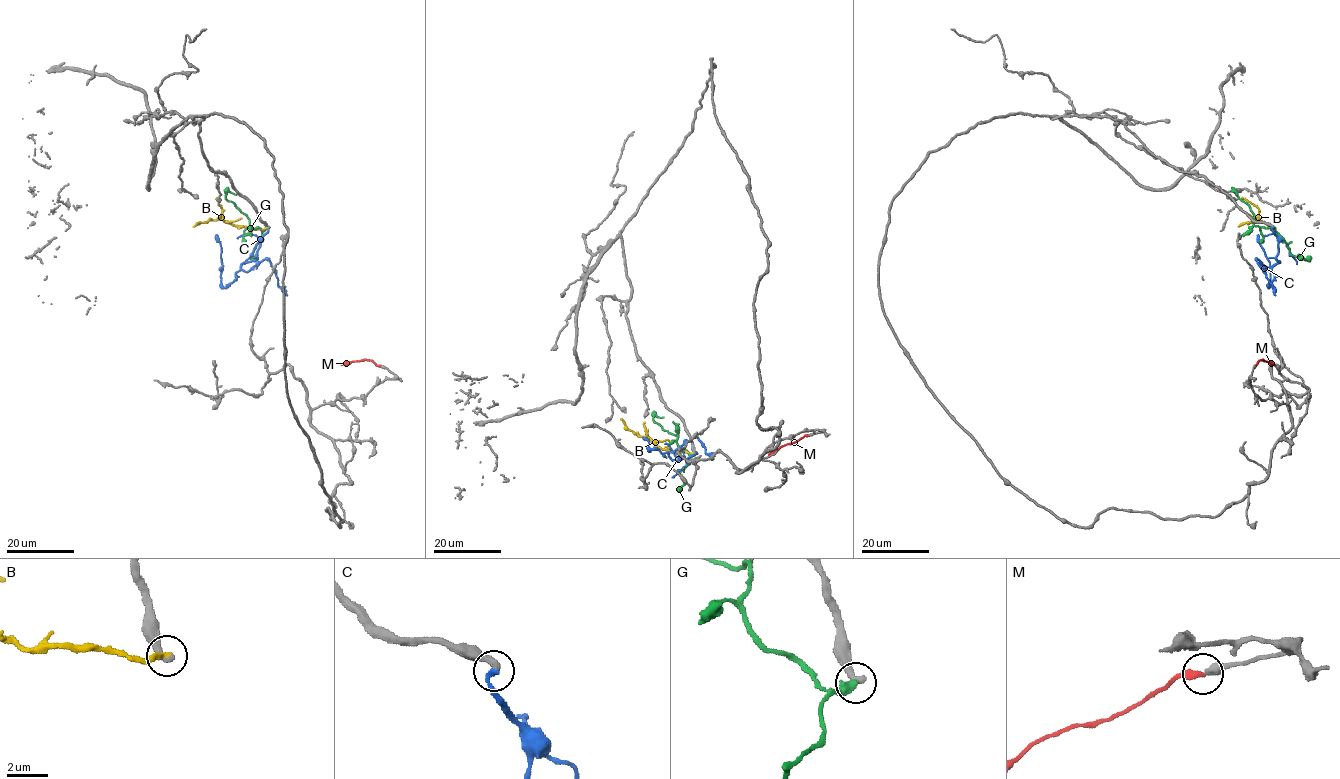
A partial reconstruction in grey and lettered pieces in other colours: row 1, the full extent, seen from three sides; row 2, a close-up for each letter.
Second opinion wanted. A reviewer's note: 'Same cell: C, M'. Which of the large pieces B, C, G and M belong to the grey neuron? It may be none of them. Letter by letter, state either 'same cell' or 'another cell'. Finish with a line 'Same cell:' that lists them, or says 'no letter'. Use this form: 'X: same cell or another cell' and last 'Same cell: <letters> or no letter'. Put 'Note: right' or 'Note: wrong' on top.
Note: right
B: another cell
C: same cell
G: another cell
M: same cell
Same cell: C, M

